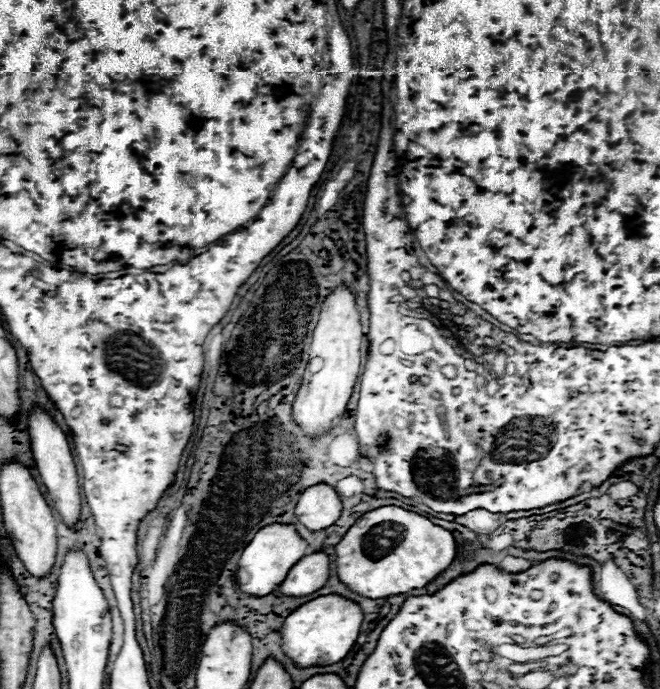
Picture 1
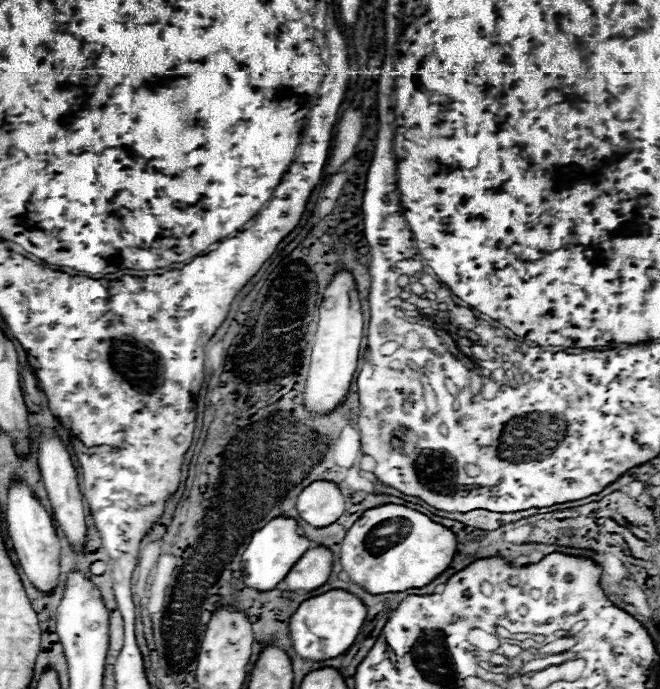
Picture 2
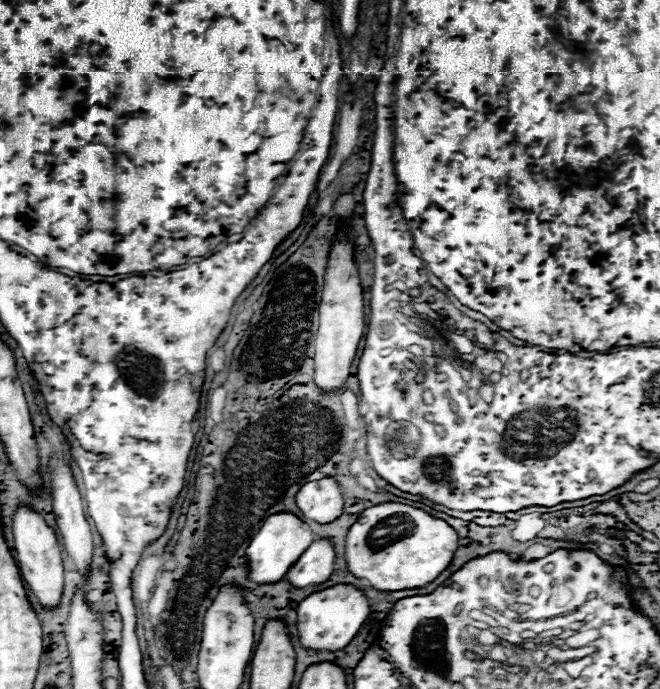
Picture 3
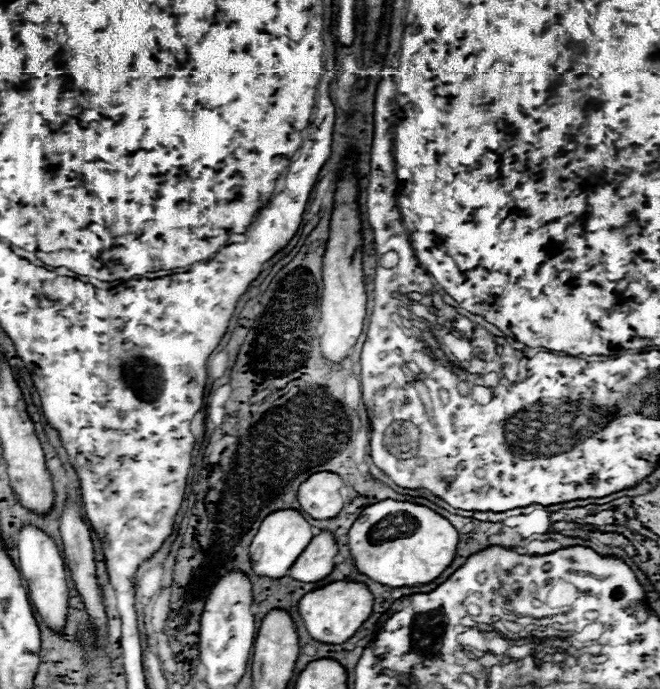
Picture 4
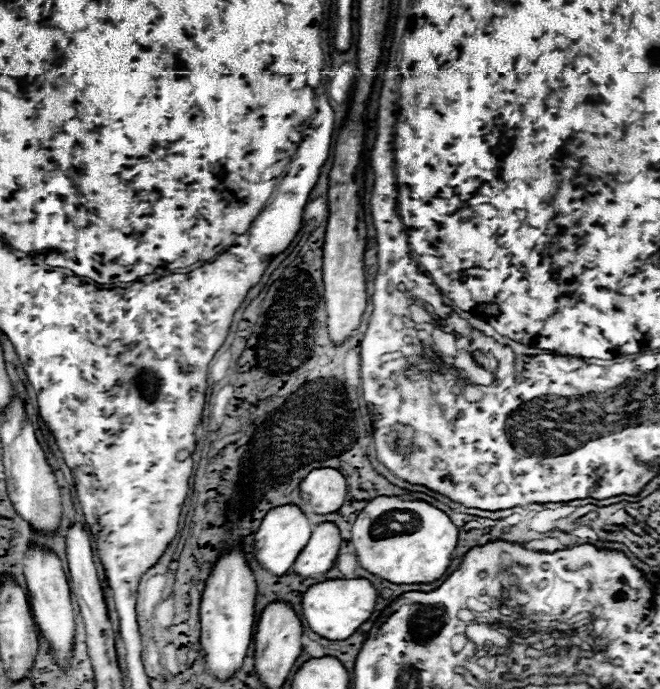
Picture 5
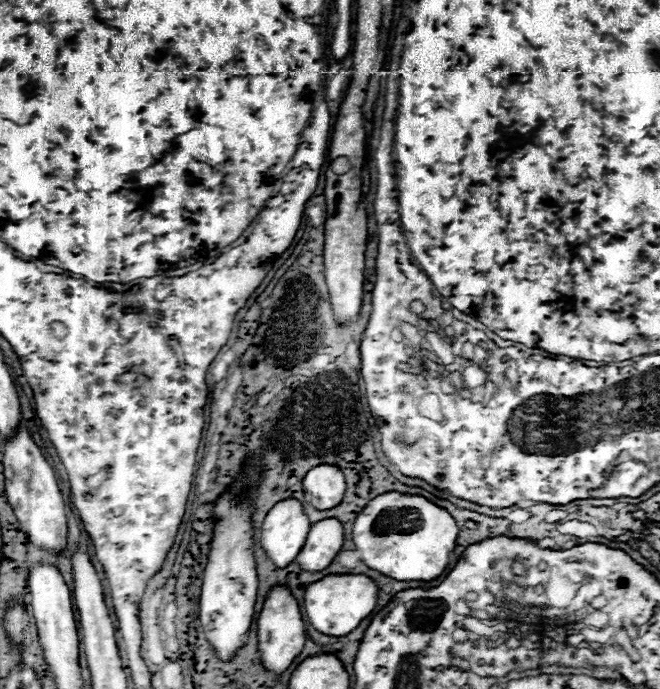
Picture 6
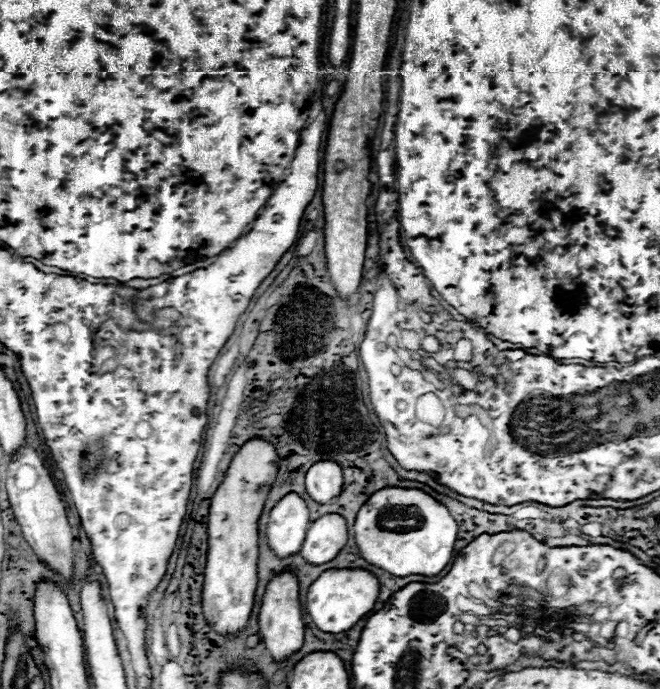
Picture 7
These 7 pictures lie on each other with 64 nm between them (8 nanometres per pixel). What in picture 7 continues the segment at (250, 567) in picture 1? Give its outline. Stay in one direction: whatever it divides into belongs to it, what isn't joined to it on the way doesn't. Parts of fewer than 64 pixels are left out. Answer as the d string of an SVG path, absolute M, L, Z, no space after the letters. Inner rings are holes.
M290 492L270 512L266 524L266 536L276 556L286 558L300 552L306 530L310 526L310 512L306 502Z

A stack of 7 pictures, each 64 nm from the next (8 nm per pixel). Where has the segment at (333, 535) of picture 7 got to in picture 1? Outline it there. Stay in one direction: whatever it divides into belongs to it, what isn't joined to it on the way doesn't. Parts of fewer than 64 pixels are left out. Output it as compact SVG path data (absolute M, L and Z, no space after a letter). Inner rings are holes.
M326 552L306 554L292 572L288 572L288 580L280 584L278 592L286 596L306 596L320 590L330 574L330 558Z

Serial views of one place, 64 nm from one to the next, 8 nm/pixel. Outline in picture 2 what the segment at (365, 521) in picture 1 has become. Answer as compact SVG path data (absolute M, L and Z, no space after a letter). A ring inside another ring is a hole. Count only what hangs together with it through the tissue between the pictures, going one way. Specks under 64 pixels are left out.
M384 504L366 510L340 544L342 570L352 582L364 584L372 594L422 588L450 566L454 554L456 536L450 528L402 504Z

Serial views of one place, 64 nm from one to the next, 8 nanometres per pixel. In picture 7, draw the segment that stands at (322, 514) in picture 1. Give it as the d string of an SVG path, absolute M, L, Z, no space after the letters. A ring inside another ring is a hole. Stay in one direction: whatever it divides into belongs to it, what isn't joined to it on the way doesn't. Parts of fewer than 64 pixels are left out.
M320 460L306 472L306 492L320 504L330 502L342 492L344 476L340 464L332 460Z

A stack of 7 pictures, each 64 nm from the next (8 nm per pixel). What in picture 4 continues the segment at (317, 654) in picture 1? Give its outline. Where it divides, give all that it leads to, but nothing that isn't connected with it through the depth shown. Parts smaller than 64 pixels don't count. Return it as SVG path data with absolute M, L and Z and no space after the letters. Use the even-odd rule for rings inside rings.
M338 580L308 592L308 596L300 600L298 610L308 634L314 640L320 640L324 644L342 644L344 640L356 634L356 630L362 626L364 620L368 620L368 616L372 614L372 608L374 608L374 596L366 584Z

